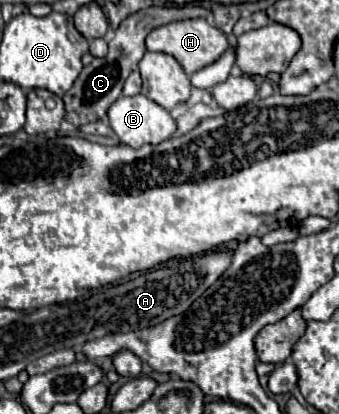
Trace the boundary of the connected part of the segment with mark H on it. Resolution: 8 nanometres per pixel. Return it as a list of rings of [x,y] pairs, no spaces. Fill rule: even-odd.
[[[196,18],[196,20],[170,22],[170,24],[154,28],[146,36],[146,48],[152,50],[152,52],[164,52],[164,54],[174,56],[180,62],[180,66],[184,68],[184,72],[190,76],[196,70],[200,70],[200,68],[212,64],[214,60],[218,60],[220,54],[228,48],[228,40],[226,40],[222,30],[218,30],[216,26],[206,22],[204,18]]]

